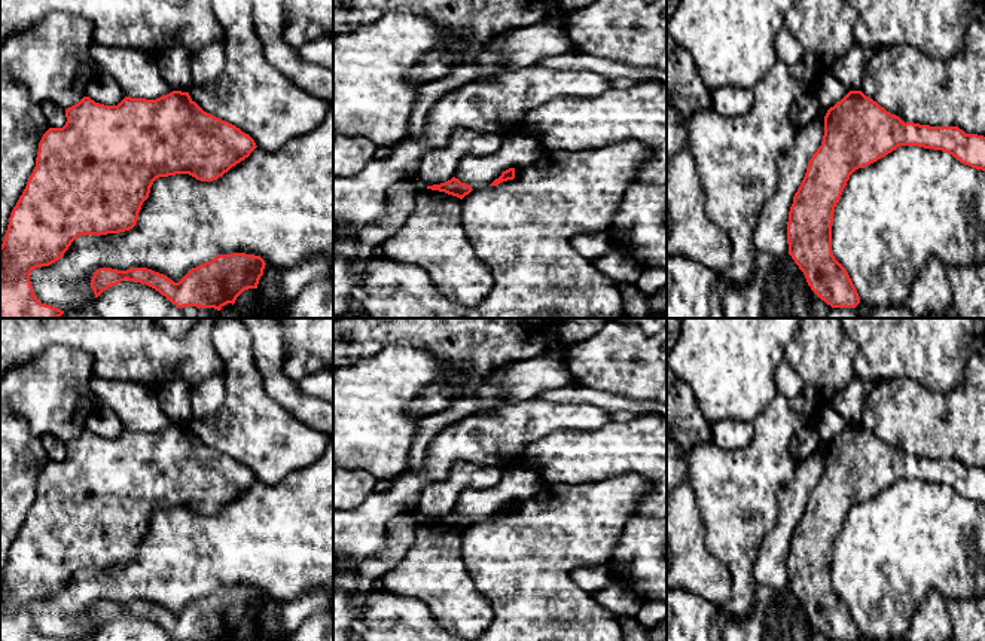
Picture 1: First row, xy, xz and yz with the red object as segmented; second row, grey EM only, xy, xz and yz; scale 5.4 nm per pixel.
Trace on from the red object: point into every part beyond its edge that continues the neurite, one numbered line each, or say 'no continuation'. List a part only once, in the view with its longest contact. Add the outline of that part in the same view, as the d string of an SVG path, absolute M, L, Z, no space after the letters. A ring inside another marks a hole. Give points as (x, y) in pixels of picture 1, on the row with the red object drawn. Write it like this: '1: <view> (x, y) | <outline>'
no continuation

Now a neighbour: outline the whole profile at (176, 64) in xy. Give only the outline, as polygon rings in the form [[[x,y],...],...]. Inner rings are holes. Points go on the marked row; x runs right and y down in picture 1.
[[[173,48],[155,57],[164,80],[174,89],[187,92],[192,86],[192,54]]]

